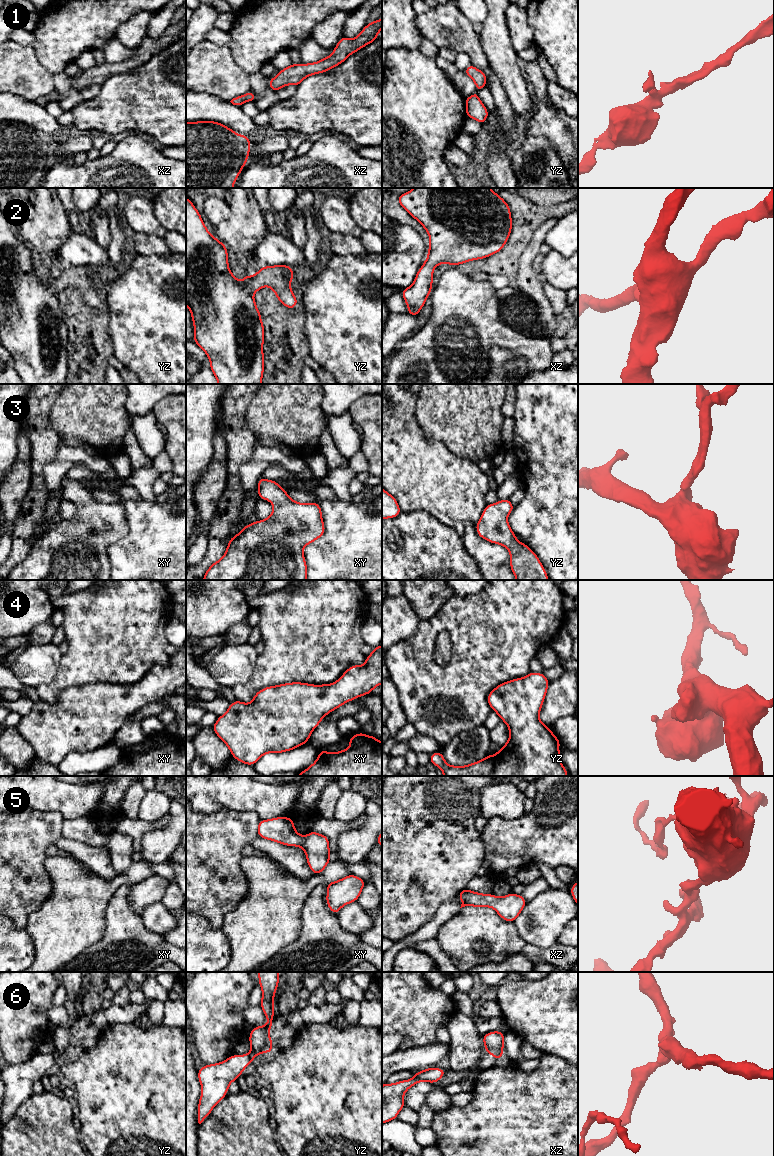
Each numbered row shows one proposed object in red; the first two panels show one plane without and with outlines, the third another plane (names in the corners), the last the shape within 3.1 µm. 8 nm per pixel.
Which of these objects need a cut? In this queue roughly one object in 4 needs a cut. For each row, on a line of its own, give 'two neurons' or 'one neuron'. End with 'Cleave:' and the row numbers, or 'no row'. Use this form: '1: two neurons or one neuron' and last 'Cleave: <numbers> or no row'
1: one neuron
2: one neuron
3: one neuron
4: one neuron
5: one neuron
6: one neuron
Cleave: no row

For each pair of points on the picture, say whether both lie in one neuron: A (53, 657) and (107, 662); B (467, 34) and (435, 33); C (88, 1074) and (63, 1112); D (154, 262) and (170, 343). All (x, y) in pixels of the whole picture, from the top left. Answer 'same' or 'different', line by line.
A: different
B: same
C: different
D: same

